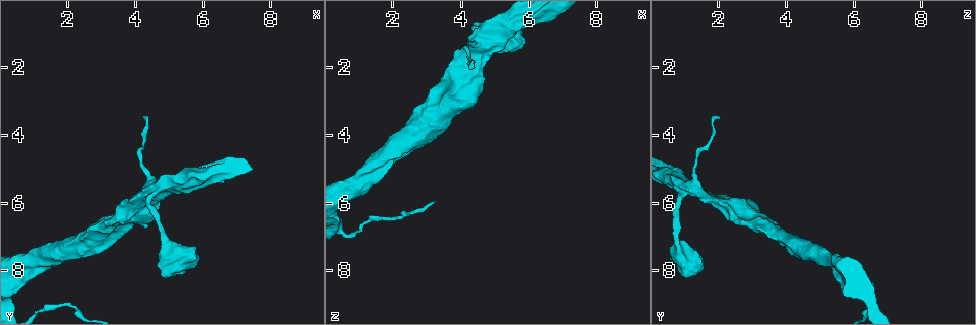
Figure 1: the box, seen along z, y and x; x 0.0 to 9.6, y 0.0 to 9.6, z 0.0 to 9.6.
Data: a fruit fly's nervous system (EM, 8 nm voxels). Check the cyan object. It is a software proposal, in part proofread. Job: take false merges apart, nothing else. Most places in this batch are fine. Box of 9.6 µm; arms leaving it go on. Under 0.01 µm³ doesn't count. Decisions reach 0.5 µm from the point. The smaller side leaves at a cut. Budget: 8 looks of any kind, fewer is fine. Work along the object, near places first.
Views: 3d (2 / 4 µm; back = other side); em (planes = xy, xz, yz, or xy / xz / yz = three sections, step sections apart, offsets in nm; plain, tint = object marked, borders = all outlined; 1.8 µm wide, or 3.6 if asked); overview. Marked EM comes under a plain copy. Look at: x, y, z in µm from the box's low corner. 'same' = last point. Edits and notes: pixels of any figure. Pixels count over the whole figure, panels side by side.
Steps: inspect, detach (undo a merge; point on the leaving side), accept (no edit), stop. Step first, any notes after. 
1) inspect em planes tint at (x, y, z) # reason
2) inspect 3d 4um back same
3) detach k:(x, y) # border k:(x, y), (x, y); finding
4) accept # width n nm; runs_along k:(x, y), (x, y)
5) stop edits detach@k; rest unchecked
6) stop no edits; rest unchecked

inspect em yz step 16 tint at (4.60, 5.45, 1.25) # arms run side by side

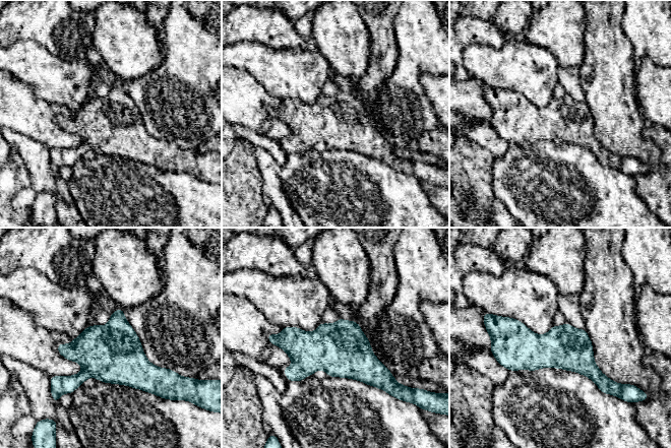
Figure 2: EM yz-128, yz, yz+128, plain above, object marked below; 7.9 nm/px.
inspect em planes tint same

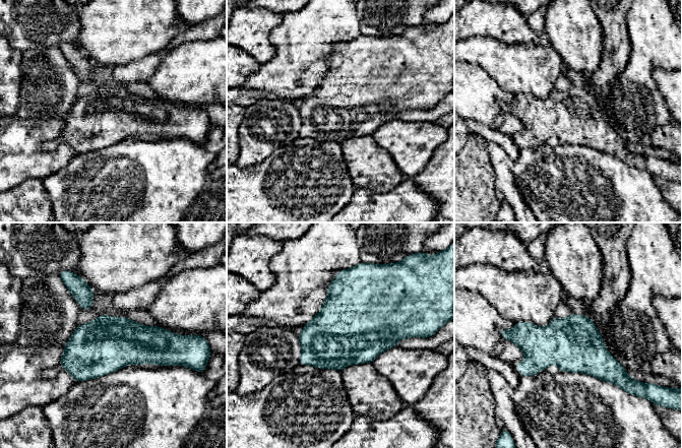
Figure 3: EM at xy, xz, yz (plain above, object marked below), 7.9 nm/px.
accept # all the same neuron

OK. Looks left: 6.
inspect 3d 4um at (5.10, 7.45, 0.95) # sudden change in width

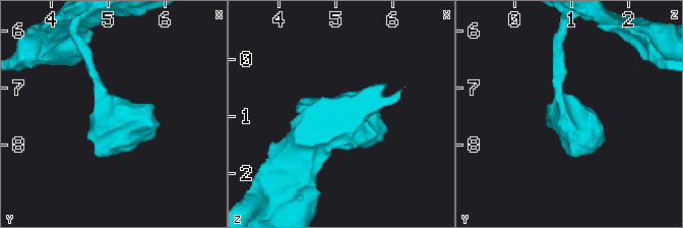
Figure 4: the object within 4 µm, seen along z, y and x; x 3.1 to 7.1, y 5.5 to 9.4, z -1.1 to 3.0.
inspect em 3.6um planes tint at (5.10, 7.45, 0.90)

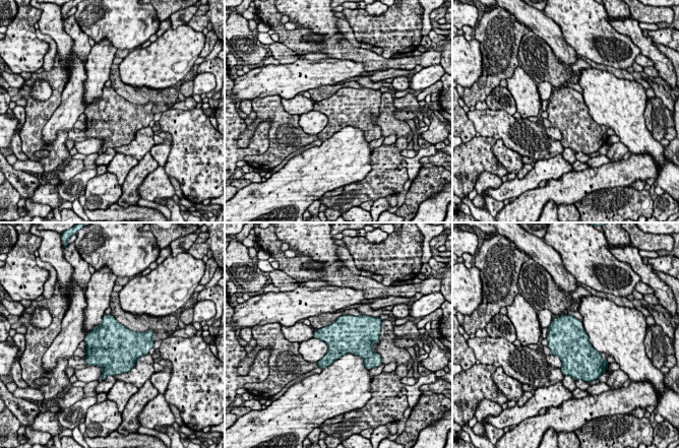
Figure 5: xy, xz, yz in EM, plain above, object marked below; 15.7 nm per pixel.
accept # width 600 nm; continuous, no second neuron

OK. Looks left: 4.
inspect 3d 4um at (3.80, 6.30, 2.80) # calibre changes

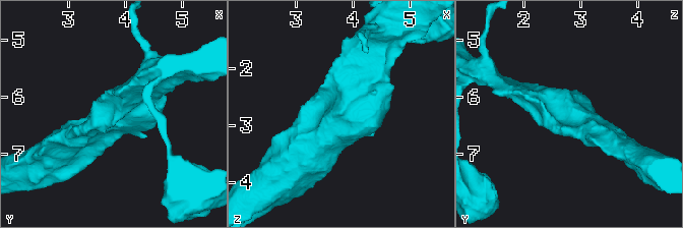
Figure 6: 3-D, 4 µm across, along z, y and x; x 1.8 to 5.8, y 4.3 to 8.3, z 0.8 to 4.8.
inspect em xy step 16 tint at (3.80, 6.30, 2.85) # need the tissue

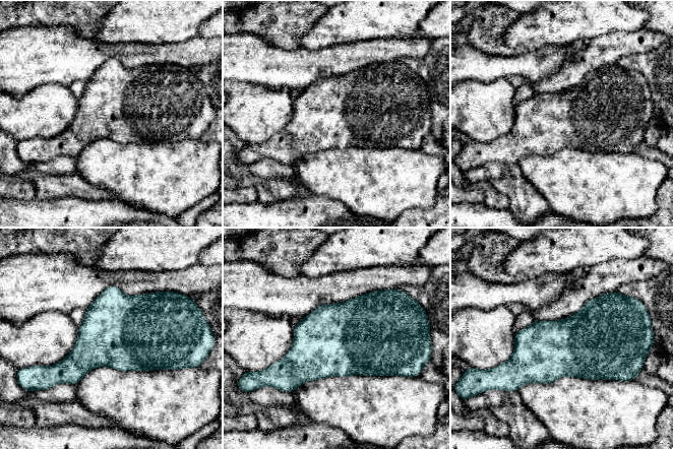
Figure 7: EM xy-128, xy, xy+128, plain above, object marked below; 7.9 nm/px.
accept # one neuron here

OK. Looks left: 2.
stop no edits; rest unchecked

